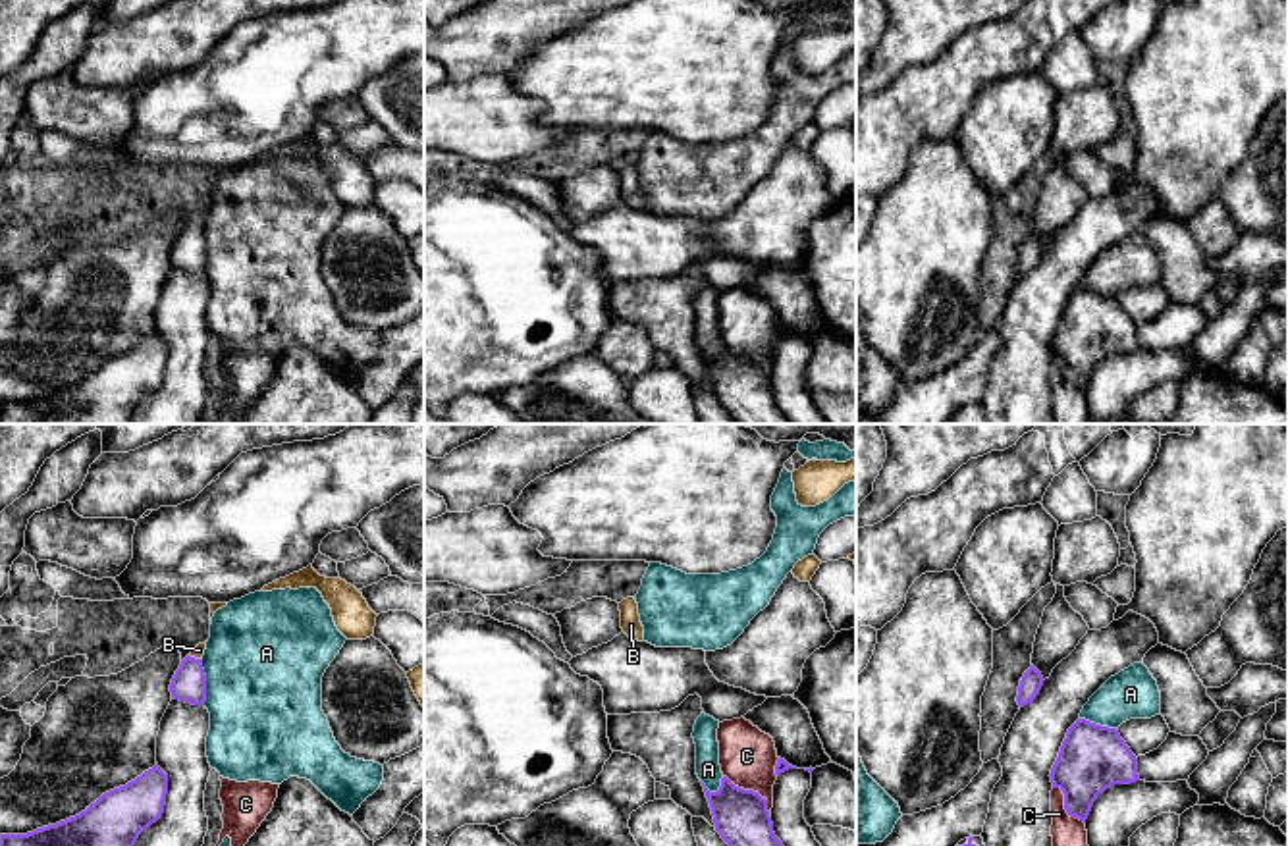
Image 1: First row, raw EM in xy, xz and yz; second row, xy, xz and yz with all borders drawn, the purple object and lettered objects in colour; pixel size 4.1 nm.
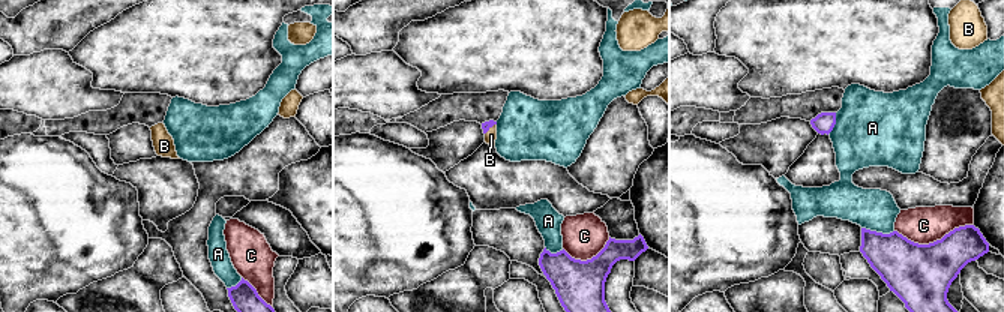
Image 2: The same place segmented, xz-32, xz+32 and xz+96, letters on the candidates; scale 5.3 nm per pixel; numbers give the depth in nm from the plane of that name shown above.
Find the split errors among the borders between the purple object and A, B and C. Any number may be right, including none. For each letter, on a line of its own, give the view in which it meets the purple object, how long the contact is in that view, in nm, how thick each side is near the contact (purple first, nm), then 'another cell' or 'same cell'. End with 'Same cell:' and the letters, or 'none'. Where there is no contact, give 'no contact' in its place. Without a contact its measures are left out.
A: contact in xy; length 190 nm; calibres 140 and 480 nm; another cell
B: contact in xy; length 60 nm; calibres 140 and 50 nm; same cell
C: contact in xz; length 260 nm; calibres 220 and 240 nm; another cell
Same cell: B

